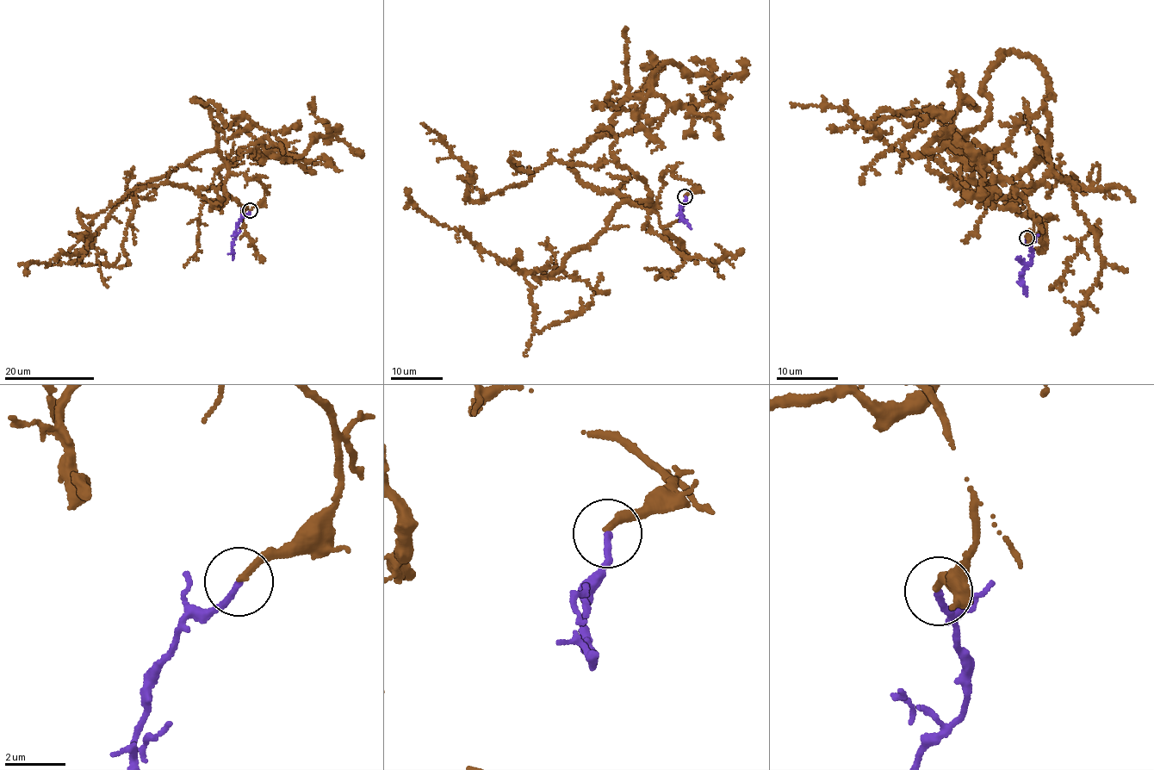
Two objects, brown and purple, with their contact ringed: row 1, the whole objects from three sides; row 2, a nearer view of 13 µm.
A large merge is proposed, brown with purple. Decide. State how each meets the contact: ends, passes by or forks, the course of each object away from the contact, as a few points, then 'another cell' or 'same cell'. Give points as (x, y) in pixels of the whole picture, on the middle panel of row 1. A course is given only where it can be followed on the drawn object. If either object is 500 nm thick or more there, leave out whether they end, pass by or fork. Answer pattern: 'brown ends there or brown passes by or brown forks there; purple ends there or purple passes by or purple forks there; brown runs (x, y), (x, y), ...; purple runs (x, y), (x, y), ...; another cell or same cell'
brown ends there; purple ends there; brown runs (685, 196), (670, 171), (644, 208), (569, 167), (638, 126), (663, 63), (714, 81), (688, 94); purple runs (685, 196), (681, 208), (684, 220), (680, 217), (691, 229); same cell

